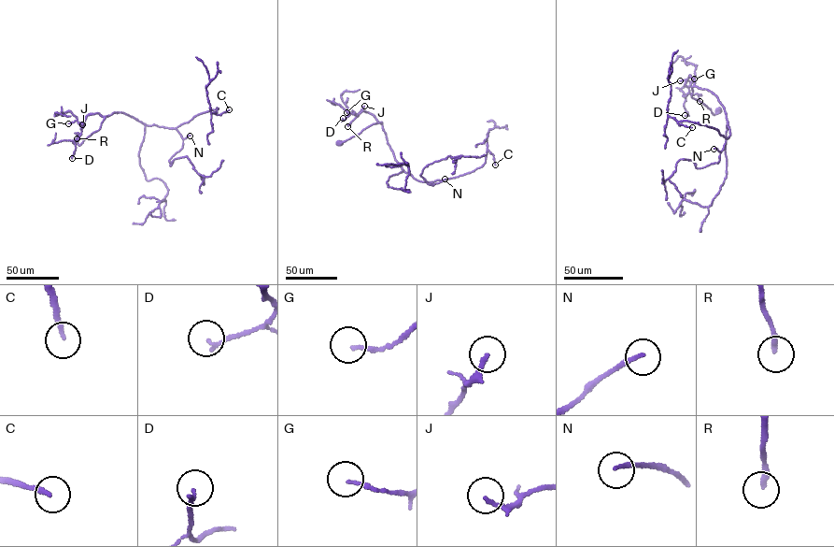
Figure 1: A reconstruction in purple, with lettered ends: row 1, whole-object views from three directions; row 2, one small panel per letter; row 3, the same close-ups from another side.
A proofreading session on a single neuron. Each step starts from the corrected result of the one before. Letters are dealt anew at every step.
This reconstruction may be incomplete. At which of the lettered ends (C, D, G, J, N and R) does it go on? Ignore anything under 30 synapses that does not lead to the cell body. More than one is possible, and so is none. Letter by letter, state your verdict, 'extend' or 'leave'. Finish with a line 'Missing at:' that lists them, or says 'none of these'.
C: leave
D: leave
G: leave
J: leave
N: extend
R: leave
Missing at: N

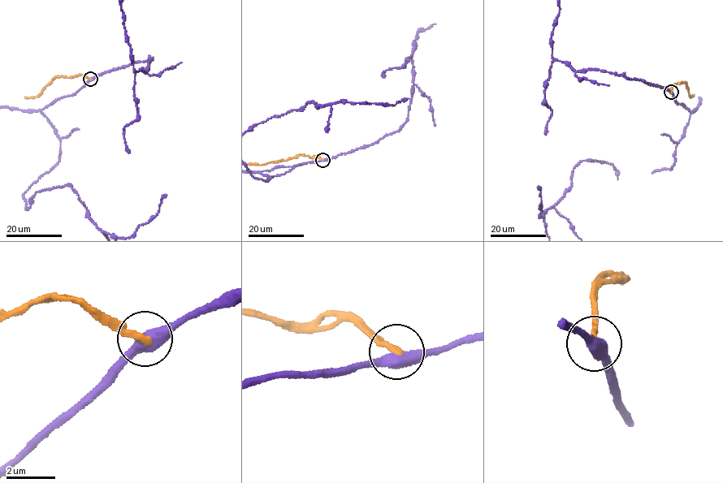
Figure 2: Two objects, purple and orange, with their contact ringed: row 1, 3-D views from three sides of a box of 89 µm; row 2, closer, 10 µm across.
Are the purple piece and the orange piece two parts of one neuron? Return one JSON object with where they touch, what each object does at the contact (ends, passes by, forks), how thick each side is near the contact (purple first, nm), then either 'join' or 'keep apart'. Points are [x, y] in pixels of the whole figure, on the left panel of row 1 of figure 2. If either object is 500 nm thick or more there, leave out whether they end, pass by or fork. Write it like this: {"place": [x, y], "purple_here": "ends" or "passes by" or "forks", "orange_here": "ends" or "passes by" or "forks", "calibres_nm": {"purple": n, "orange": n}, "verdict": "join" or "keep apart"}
{"place": [90, 79], "purple_here": "passes by", "orange_here": "ends", "calibres_nm": {"purple": 480, "orange": 280}, "verdict": "keep apart"}

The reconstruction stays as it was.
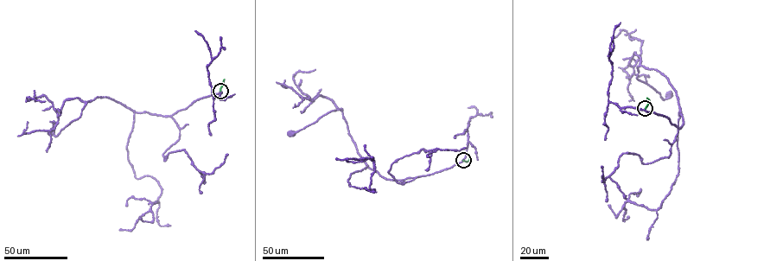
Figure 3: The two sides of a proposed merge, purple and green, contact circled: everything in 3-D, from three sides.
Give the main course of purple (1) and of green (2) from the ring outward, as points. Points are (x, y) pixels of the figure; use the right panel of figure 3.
1: (645, 108), (667, 117), (678, 128), (684, 123), (666, 78), (639, 66), (638, 79), (664, 99), (669, 95)
2: (645, 108), (649, 102), (646, 98)

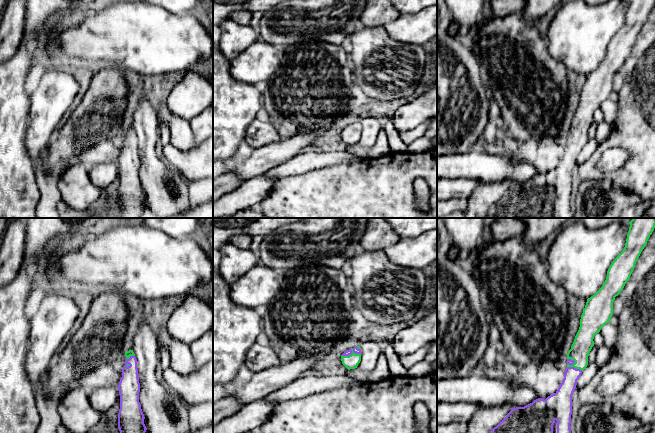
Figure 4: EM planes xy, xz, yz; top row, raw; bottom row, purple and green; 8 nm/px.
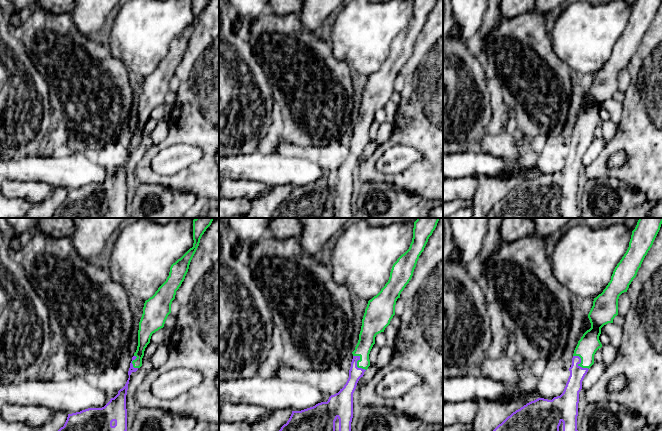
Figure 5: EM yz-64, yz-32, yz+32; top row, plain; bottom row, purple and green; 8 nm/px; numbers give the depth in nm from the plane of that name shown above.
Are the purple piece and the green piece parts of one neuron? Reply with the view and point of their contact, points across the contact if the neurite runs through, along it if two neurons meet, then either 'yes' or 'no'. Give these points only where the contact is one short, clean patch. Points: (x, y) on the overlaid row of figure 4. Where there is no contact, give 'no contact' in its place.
yz (572, 364) | across yz (569, 361), (572, 364), (577, 359), (583, 342) | yes

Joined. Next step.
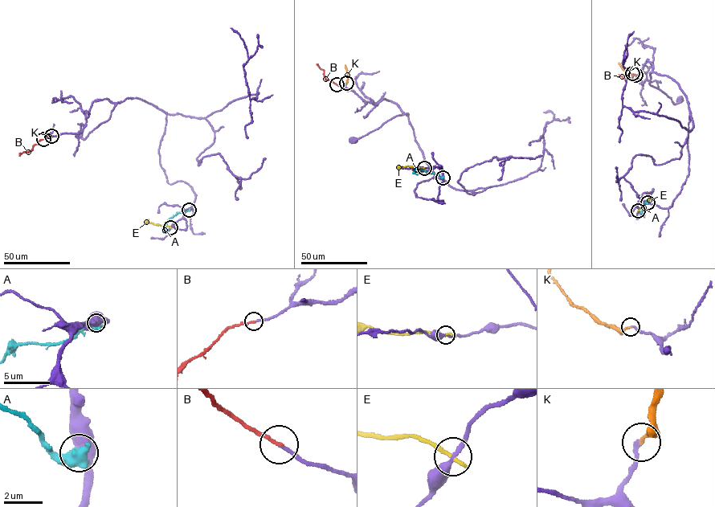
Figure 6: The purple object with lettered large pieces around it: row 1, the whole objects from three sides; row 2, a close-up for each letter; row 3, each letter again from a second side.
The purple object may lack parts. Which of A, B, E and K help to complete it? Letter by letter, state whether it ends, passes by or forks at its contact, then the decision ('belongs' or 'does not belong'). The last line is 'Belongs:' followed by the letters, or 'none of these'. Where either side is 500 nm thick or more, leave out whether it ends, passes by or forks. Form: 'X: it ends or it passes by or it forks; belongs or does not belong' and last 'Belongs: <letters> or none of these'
A: does not belong
B: it ends; belongs
E: it ends; does not belong
K: it ends; belongs
Belongs: B, K

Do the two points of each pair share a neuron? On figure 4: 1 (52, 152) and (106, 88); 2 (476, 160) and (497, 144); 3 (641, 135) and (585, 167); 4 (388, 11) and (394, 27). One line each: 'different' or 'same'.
1: same
2: different
3: same
4: different

